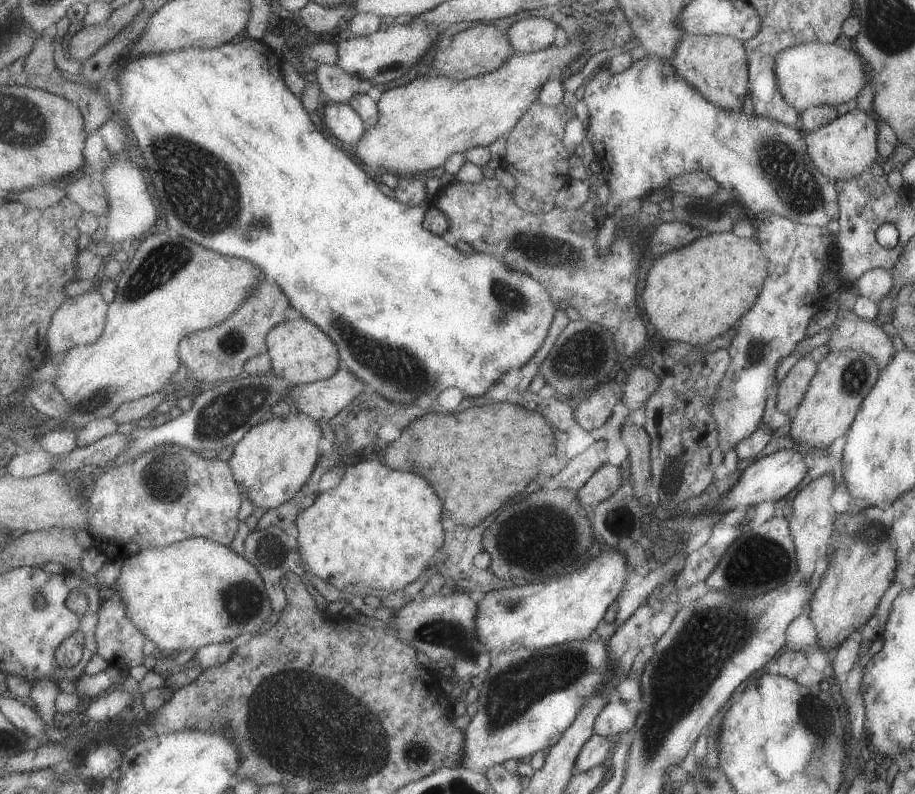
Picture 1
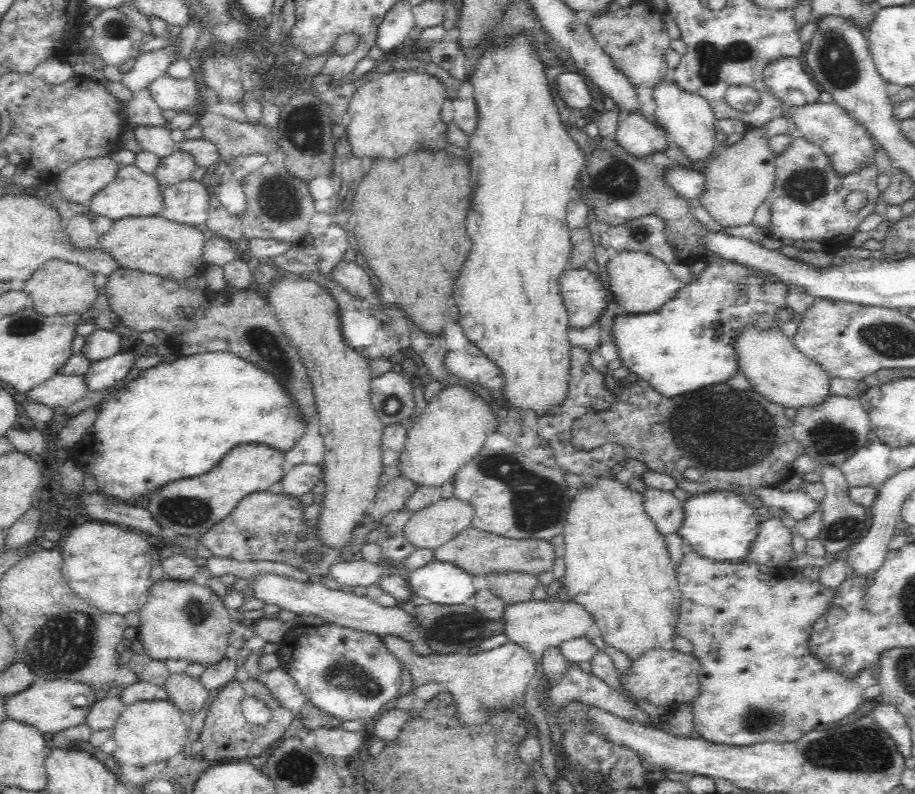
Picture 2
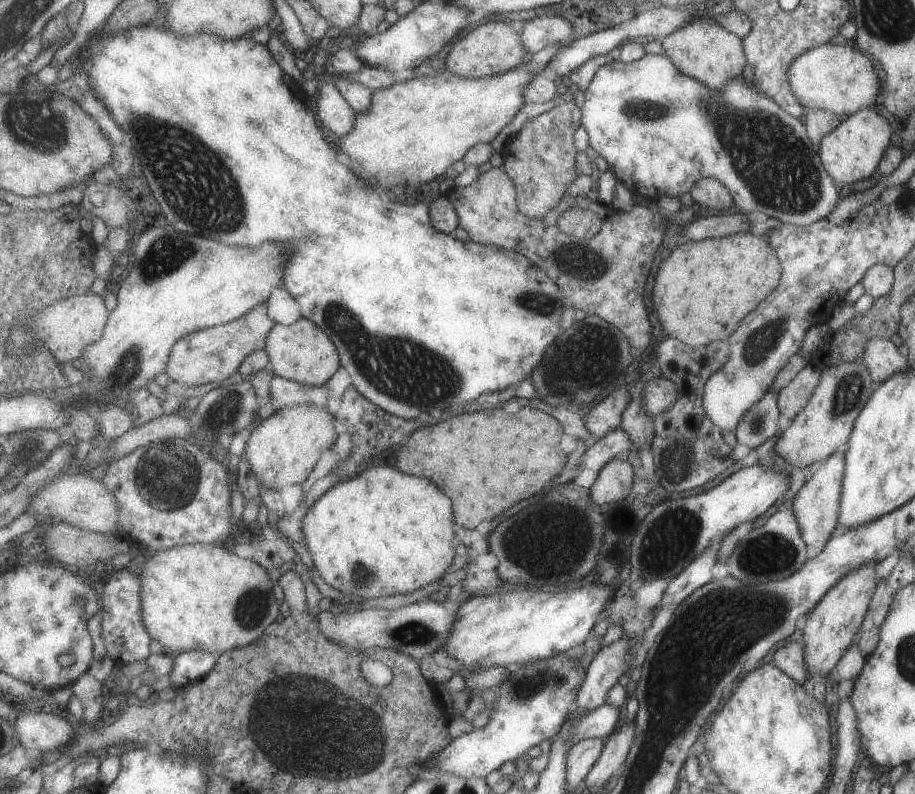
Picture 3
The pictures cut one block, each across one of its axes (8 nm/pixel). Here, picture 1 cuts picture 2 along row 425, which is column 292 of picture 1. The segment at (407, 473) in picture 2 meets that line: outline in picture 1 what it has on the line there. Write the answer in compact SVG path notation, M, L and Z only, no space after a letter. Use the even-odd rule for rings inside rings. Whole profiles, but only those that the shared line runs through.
M296 409L287 416L274 417L272 420L256 425L246 435L246 438L234 447L234 456L229 462L233 466L237 481L241 484L244 496L250 496L252 502L256 502L257 507L268 508L268 511L292 500L308 484L308 480L318 468L318 462L322 456L320 454L322 438L325 438L325 431L320 427L320 420Z

